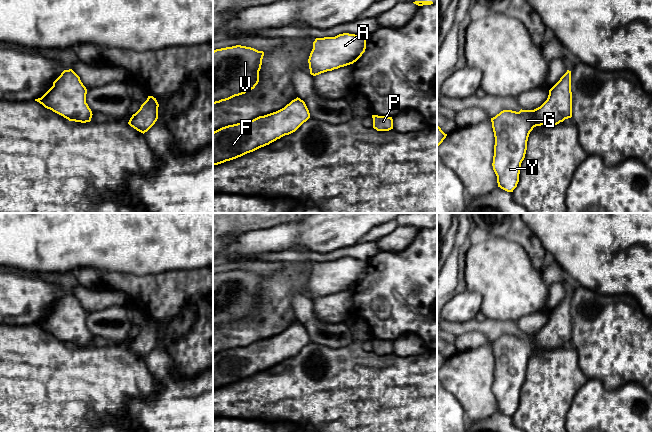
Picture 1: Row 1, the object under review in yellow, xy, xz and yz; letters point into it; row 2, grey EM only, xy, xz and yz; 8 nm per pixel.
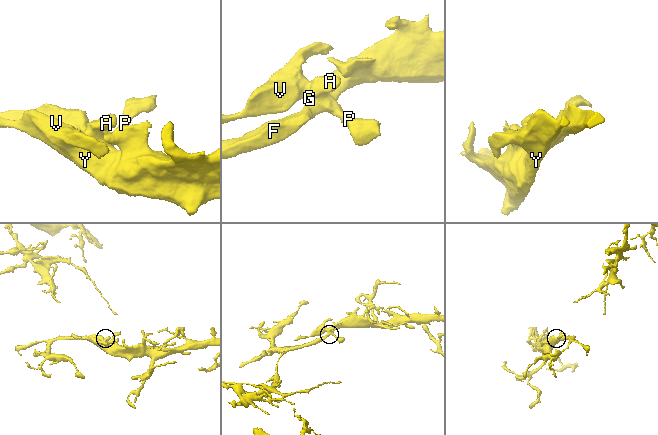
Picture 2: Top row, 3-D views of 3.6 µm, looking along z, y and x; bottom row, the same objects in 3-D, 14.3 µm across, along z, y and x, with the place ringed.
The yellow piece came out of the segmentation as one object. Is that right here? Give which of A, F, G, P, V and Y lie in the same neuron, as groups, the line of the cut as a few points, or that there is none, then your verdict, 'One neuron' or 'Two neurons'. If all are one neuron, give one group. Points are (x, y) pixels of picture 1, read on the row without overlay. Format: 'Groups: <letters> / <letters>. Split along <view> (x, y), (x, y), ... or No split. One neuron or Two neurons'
Groups: A F G P V Y. No split. One neuron

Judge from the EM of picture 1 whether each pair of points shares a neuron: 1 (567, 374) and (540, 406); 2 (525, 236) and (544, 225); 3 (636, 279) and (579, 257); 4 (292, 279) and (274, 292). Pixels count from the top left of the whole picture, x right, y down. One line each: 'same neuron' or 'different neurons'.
1: same neuron
2: different neurons
3: same neuron
4: same neuron

